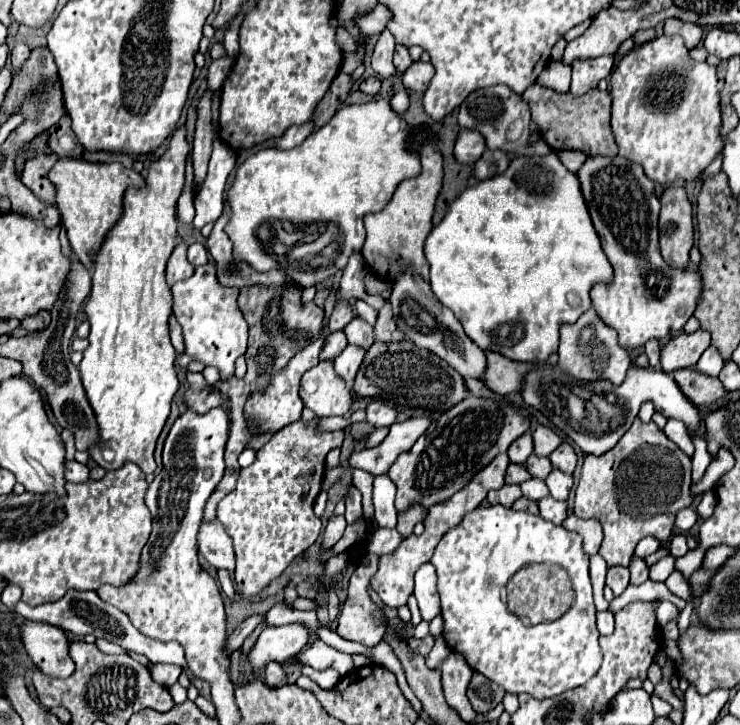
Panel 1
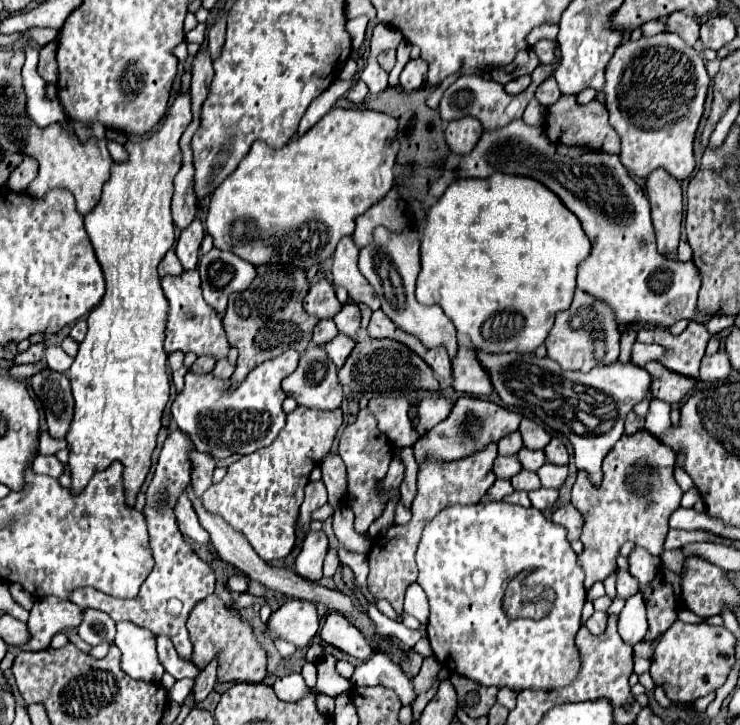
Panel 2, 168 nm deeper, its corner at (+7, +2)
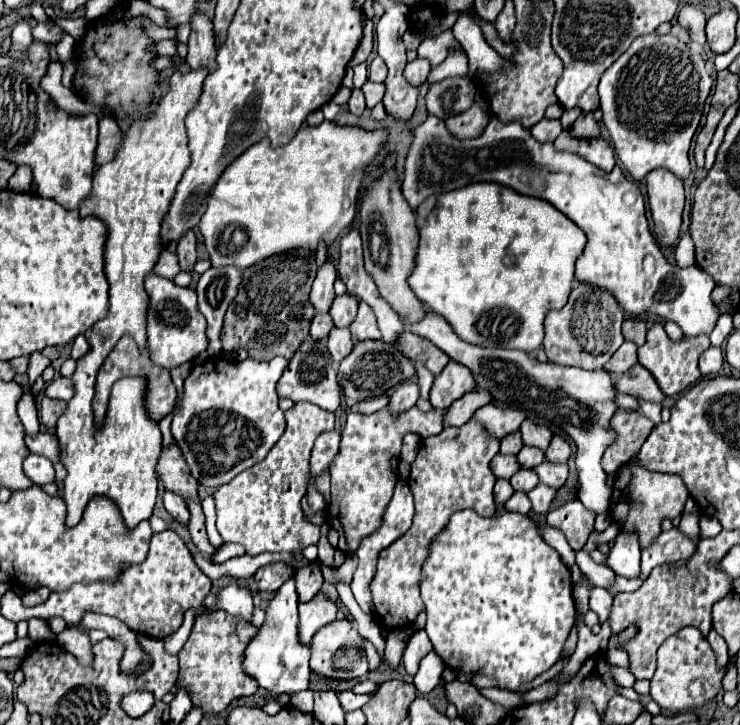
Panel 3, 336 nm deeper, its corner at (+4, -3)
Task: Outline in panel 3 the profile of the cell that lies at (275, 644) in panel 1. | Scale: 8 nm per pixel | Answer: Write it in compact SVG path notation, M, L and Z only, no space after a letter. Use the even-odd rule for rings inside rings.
M323 593L307 603L299 603L299 641L309 645L313 635L337 619L337 605Z

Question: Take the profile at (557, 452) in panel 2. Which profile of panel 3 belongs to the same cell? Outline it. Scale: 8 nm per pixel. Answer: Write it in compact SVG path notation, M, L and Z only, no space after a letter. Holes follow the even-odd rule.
M555 435L551 445L545 451L545 459L551 461L551 463L567 463L567 459L569 459L569 443L563 437Z

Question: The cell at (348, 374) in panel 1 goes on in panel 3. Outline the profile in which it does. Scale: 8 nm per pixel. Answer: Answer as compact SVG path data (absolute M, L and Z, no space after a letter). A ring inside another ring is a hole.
M333 329L327 337L327 347L329 347L329 353L335 361L335 365L339 365L353 349L353 339L351 339L351 333L349 329Z

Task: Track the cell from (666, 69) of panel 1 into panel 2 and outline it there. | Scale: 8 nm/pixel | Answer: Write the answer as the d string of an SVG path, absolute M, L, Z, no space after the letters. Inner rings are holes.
M672 32L640 38L640 40L626 40L620 44L606 66L606 86L604 86L604 106L610 114L610 124L618 132L622 150L620 160L632 176L646 178L652 170L664 168L676 180L686 180L694 172L694 134L698 122L704 112L704 100L708 90L710 78L700 54L684 44L680 36Z

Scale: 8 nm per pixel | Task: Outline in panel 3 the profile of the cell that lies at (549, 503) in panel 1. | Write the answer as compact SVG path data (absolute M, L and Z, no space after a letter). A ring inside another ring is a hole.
M541 483L533 491L529 491L527 495L529 495L531 503L533 503L533 513L541 515L541 513L549 511L549 507L551 507L551 503L555 499L555 489L551 489L551 487L547 487L547 485Z

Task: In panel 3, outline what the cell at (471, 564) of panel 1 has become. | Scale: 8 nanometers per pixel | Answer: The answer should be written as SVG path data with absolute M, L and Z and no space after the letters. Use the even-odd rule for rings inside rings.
M461 509L455 511L447 525L439 531L439 535L431 541L429 545L429 553L427 559L423 563L423 579L421 579L421 597L427 609L427 625L425 631L433 643L435 653L443 659L443 663L449 669L455 669L457 673L465 673L465 675L487 675L491 679L495 679L499 683L499 689L509 689L509 691L517 691L519 687L531 683L537 675L545 673L551 665L555 665L563 653L565 641L569 637L569 631L575 623L575 601L573 601L573 581L571 581L571 571L567 569L567 565L561 561L561 555L545 543L543 535L541 535L541 527L537 525L537 521L529 515L523 513L513 513L513 511L503 511L503 513L495 513L493 517L479 517L473 509Z

